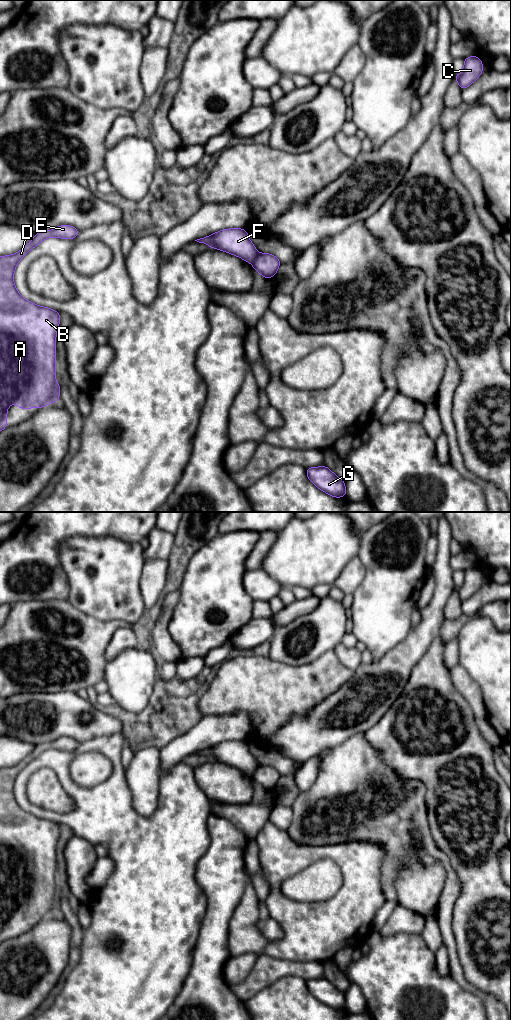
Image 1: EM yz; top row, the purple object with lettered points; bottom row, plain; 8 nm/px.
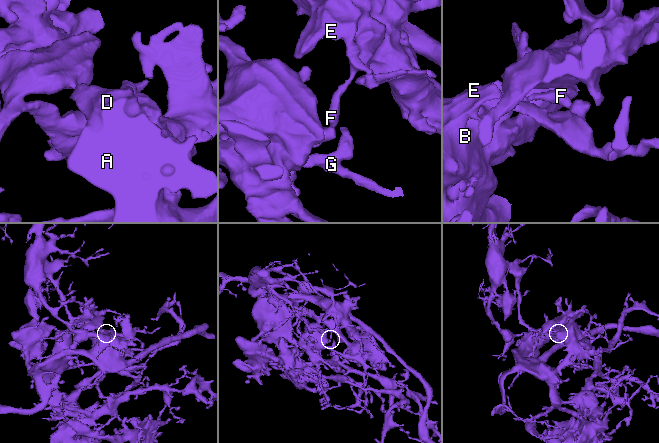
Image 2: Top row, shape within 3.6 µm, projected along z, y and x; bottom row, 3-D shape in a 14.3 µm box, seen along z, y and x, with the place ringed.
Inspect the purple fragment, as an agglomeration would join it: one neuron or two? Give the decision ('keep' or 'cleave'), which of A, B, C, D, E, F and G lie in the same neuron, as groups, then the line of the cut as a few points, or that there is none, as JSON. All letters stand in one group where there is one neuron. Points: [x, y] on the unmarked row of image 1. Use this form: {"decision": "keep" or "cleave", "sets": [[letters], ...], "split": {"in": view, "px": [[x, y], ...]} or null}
{"decision": "cleave", "sets": [["A", "B", "C", "D", "E", "G"], ["F"]], "split": {"in": "yz", "px": [[258, 766], [252, 776]]}}

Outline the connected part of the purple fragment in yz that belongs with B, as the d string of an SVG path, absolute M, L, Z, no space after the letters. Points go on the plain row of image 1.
M61 737L36 745L19 764L0 769L0 944L7 940L7 921L15 914L20 921L42 920L60 910L60 897L55 891L56 845L60 825L24 811L17 803L13 788L18 774L34 759L49 749L75 751L79 742Z

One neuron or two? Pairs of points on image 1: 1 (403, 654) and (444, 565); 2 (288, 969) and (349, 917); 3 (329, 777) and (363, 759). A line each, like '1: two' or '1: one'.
1: one
2: two
3: one

